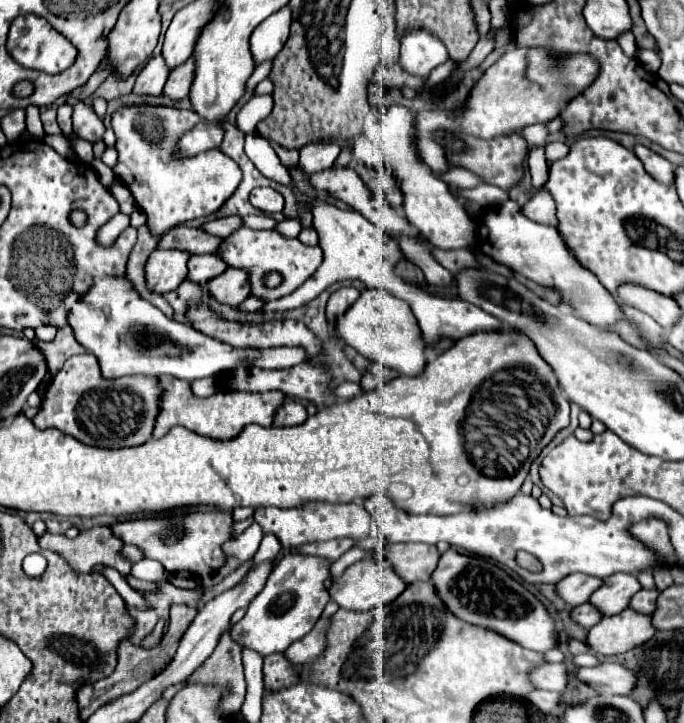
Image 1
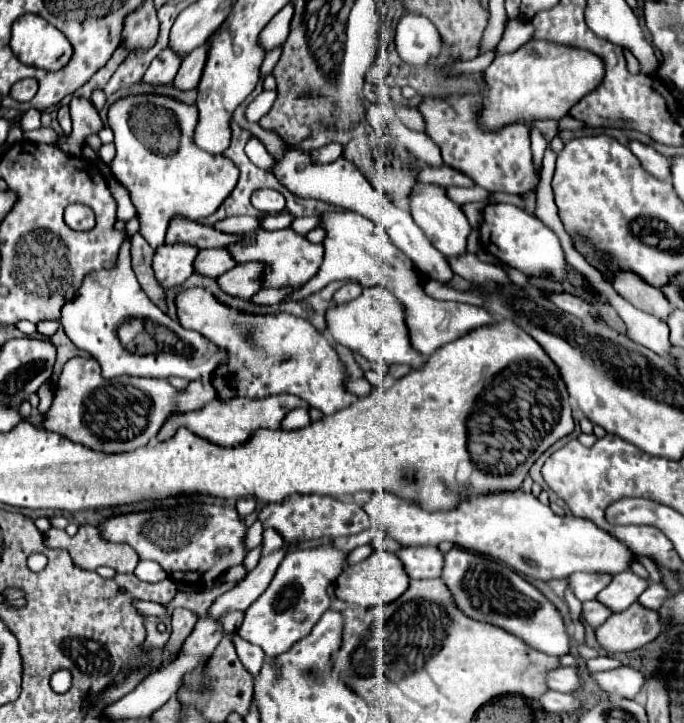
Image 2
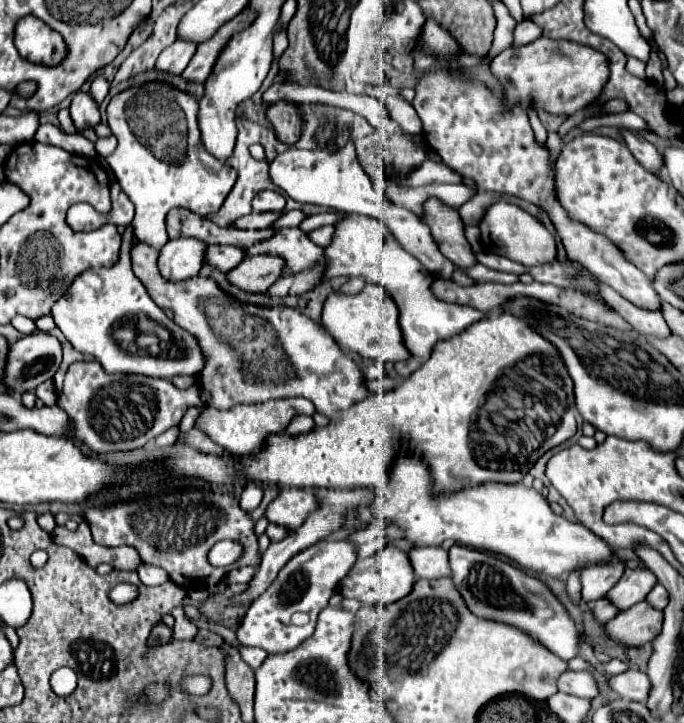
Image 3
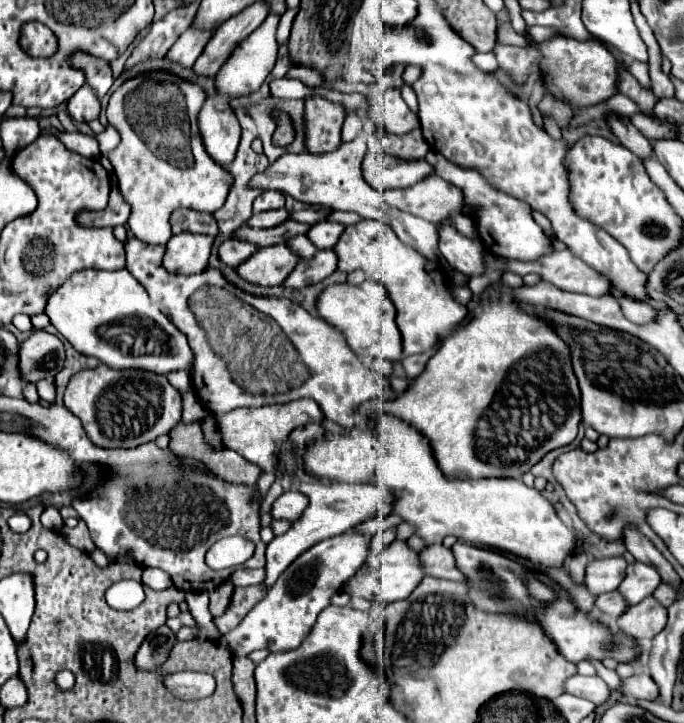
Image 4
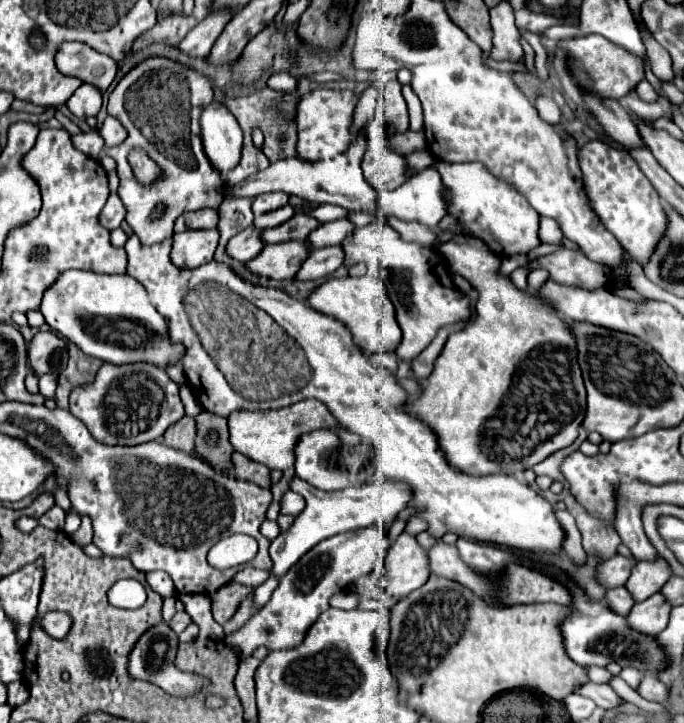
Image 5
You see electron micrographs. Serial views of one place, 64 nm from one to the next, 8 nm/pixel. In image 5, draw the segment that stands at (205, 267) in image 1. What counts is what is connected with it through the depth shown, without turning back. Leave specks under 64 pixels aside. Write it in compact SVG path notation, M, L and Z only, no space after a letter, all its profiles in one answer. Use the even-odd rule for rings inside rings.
M250 226L250 228L242 230L240 234L236 234L236 236L228 242L226 252L228 252L230 258L234 258L234 260L238 260L238 262L248 262L248 260L252 260L254 256L258 256L262 248L264 248L264 242L260 240L258 230Z

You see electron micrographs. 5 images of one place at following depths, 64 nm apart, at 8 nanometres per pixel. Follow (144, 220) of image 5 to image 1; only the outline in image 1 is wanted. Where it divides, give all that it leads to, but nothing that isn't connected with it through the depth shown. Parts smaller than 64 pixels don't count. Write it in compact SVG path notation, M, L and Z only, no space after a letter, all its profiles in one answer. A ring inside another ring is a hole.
M130 106L112 116L116 134L118 164L116 176L134 194L138 208L148 216L146 226L152 234L162 236L180 222L214 214L242 182L242 170L218 148L196 154L186 160L174 160L172 150L178 138L200 124L194 110L176 110L164 106Z

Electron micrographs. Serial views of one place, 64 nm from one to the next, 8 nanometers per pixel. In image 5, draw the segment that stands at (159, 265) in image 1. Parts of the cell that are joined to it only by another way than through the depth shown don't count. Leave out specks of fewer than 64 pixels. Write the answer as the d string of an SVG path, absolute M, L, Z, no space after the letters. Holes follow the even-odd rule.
M186 230L172 236L172 264L178 268L200 268L208 264L218 246L218 230Z

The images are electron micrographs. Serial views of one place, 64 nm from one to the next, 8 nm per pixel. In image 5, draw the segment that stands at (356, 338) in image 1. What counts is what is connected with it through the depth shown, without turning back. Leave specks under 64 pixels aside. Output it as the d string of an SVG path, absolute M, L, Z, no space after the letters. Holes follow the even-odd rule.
M374 276L332 278L310 294L308 304L314 310L342 322L350 330L354 344L366 356L378 354L382 350L394 352L398 348L398 340L402 340L402 332L398 328L398 322L394 316L394 306L388 298L388 292L386 292L384 284Z

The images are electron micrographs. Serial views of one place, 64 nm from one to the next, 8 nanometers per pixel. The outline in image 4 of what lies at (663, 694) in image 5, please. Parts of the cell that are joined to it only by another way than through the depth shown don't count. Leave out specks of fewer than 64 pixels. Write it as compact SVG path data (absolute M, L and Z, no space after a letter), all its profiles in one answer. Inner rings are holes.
M634 674L630 678L622 678L620 694L634 700L654 700L658 696L658 686L648 674Z

